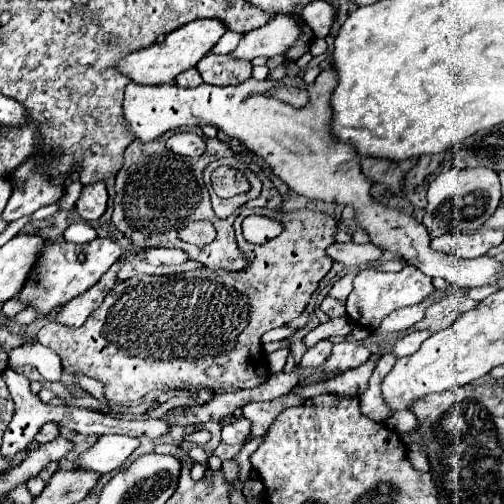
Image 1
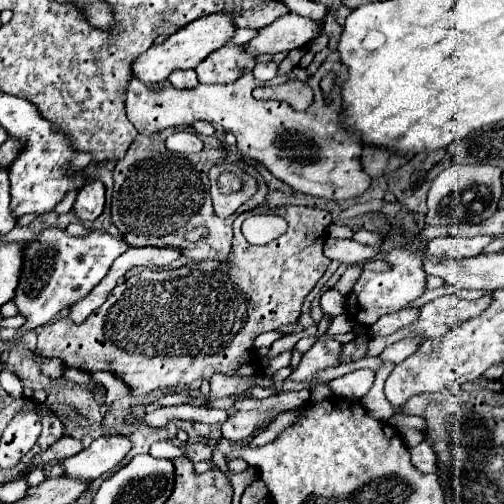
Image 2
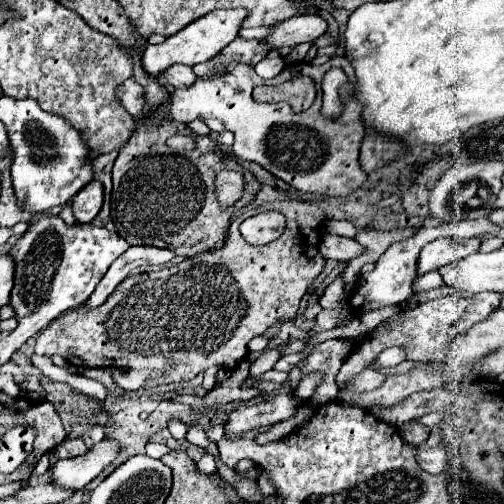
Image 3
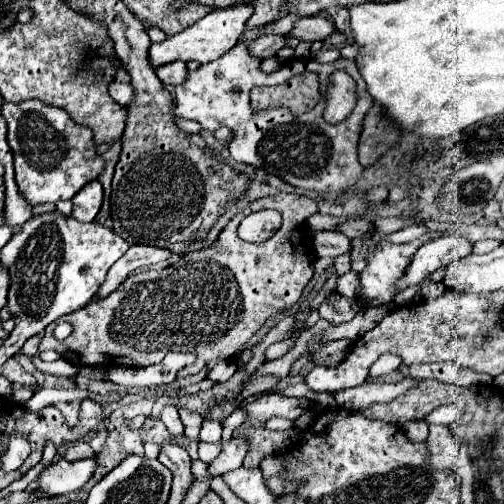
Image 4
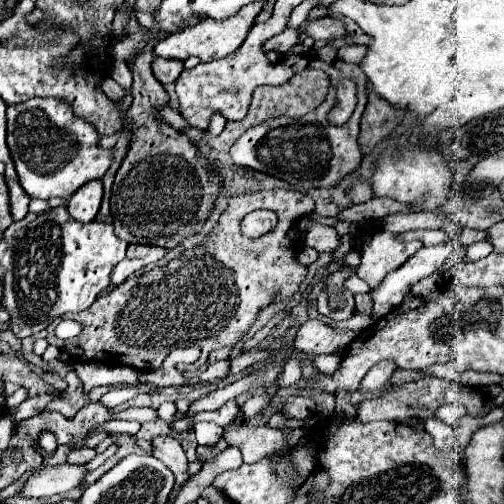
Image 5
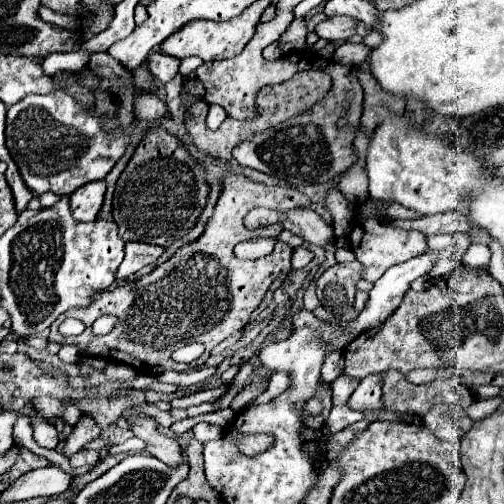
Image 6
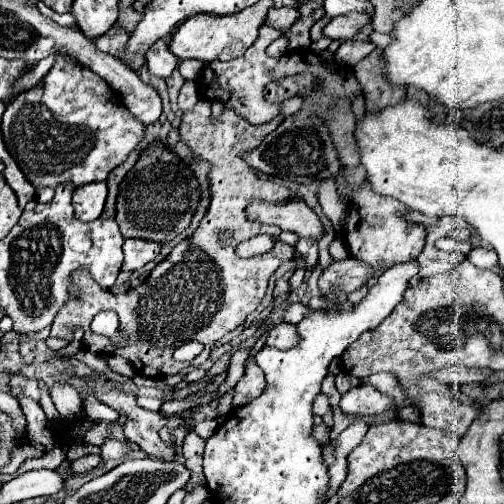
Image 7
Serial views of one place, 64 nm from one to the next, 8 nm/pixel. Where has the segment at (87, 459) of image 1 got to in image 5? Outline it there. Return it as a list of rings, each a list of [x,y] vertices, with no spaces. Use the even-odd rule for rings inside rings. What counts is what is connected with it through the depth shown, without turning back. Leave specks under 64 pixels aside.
[[[72,464],[44,466],[24,482],[18,496],[40,498],[40,496],[64,494],[64,492],[80,486],[84,474],[86,474],[84,466],[72,466]]]

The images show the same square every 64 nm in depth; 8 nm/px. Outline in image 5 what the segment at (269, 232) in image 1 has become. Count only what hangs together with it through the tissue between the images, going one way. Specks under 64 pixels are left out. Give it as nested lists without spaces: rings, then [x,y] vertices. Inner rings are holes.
[[[254,210],[254,212],[250,212],[250,214],[244,216],[244,220],[242,220],[242,232],[248,238],[258,238],[264,232],[272,230],[276,226],[276,220],[278,220],[276,212]]]

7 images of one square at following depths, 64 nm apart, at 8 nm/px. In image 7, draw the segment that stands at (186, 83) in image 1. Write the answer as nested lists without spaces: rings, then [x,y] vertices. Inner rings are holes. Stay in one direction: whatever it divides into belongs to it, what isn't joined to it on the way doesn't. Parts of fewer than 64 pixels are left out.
[[[164,38],[156,40],[148,52],[146,52],[146,64],[150,68],[150,72],[154,72],[154,76],[160,78],[168,78],[172,74],[172,70],[178,64],[178,58],[170,52],[168,42],[164,42]]]

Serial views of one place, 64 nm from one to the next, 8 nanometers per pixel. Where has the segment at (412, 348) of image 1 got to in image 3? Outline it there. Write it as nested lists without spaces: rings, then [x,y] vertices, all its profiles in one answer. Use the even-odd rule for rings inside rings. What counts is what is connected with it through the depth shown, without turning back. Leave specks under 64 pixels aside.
[[[388,348],[388,350],[384,350],[376,358],[376,366],[378,368],[394,368],[394,366],[398,366],[404,360],[406,360],[406,356],[404,356],[404,350],[402,348]]]

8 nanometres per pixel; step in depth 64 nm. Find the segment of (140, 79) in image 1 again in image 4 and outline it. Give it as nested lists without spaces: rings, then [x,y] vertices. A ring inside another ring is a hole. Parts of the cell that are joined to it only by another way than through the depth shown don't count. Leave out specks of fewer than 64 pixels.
[[[242,4],[240,8],[230,8],[228,12],[210,12],[208,16],[204,16],[196,24],[188,26],[186,30],[178,32],[176,36],[168,36],[164,42],[152,44],[150,46],[150,62],[154,68],[158,68],[160,64],[174,62],[174,60],[182,60],[182,62],[198,60],[200,64],[212,62],[212,60],[224,56],[226,52],[230,52],[238,44],[242,32],[246,30],[248,16],[252,16],[252,14],[254,14],[252,4]]]

